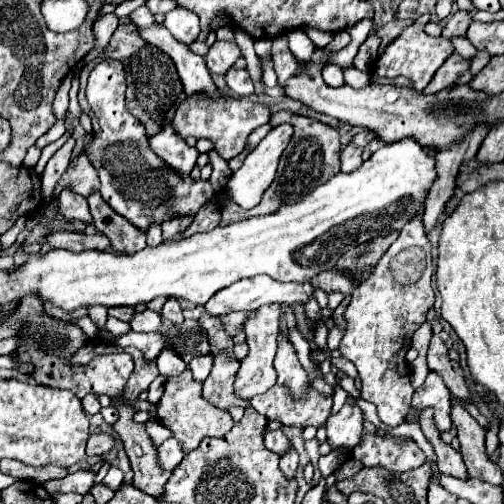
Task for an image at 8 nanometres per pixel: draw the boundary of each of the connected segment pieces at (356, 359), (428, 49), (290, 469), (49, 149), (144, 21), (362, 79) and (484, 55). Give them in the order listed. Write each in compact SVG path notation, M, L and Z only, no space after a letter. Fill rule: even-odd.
M422 215L406 223L398 239L388 247L374 269L374 277L358 283L352 291L350 305L346 307L346 333L340 343L340 351L350 359L362 379L362 399L378 407L378 417L394 427L404 421L410 401L410 365L406 363L406 351L412 343L412 333L426 321L426 311L434 303L432 291L432 247L424 233Z
M420 15L412 25L408 25L404 29L404 33L400 33L392 43L388 43L384 47L384 51L378 55L378 59L372 63L372 73L376 77L398 77L398 75L404 75L406 79L412 81L416 91L422 91L430 83L430 79L438 71L438 67L454 51L454 47L452 47L452 43L448 39L426 35L424 27L426 27L428 21L430 21L430 15Z
M290 445L290 449L280 459L280 469L286 473L286 477L294 477L298 467L298 451Z
M65 132L65 134L53 142L52 144L48 144L46 147L43 148L40 159L35 166L35 171L39 175L39 177L42 177L44 169L47 165L47 162L49 159L55 154L55 152L60 149L65 142L71 137L71 134L69 132Z
M142 5L142 7L138 7L132 15L130 15L130 19L138 25L138 29L150 29L150 27L154 27L156 25L156 21L154 21L154 15L146 9L146 5Z
M354 67L344 69L344 79L346 79L346 85L350 85L354 89L364 89L364 87L370 85L370 73L358 71Z
M478 51L476 57L471 62L470 71L473 76L478 74L490 61L492 55L487 51Z

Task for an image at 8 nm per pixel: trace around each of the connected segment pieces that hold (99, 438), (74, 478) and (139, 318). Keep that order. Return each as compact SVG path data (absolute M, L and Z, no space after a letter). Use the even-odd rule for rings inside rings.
M110 433L90 435L86 453L88 453L88 455L104 455L104 453L108 453L108 451L114 447L114 443L116 443L116 439L114 439Z
M76 471L76 473L70 473L62 479L52 479L52 481L46 481L44 487L49 494L55 493L82 493L86 495L92 485L94 485L94 479L96 479L96 473L94 471Z
M146 309L144 313L134 315L134 319L130 321L130 327L132 331L138 331L138 333L156 333L162 327L162 317L160 313Z

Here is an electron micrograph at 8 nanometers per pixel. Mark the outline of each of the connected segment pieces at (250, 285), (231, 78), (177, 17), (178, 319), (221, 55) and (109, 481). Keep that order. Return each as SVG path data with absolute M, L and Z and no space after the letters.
M262 274L258 277L248 277L242 281L236 281L234 285L228 285L226 289L220 289L218 293L214 293L214 297L210 297L210 301L204 305L206 313L212 317L220 317L232 311L254 311L262 305L268 303L282 303L282 305L290 305L290 303L306 303L312 297L312 285L310 283L282 283L282 281L274 281L272 277Z
M230 69L226 75L228 87L238 95L238 97L252 97L254 95L254 83L250 75L244 69Z
M176 7L176 9L172 9L170 13L166 13L164 27L166 27L174 37L178 37L178 41L184 43L184 45L190 45L190 43L198 37L198 33L200 33L198 15L192 13L192 11L186 11L186 9L182 9L182 7Z
M168 299L166 305L164 305L164 309L160 313L162 313L164 319L170 319L174 325L182 325L182 321L184 321L182 309L180 309L180 305L178 305L176 299Z
M216 41L206 55L206 63L208 63L210 73L226 73L240 57L242 53L236 43Z
M110 467L108 469L108 473L106 473L106 477L104 477L104 481L102 483L106 483L112 491L116 491L116 489L120 489L120 485L122 485L122 471L118 469L118 467Z

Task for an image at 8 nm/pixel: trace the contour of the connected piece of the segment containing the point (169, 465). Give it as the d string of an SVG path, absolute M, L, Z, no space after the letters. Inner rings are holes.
M174 437L166 439L166 441L160 445L158 453L160 453L162 469L166 469L166 471L172 471L172 469L184 459L184 447L182 447L182 443L176 441Z

